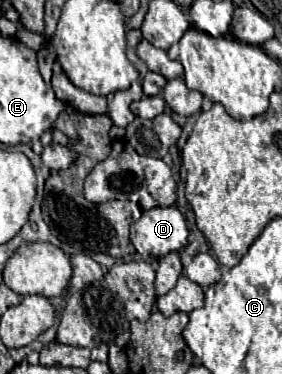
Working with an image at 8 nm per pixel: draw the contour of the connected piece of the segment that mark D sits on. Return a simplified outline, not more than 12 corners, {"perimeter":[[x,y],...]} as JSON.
{"perimeter":[[176,206],[144,210],[130,228],[138,254],[166,256],[188,244]]}

